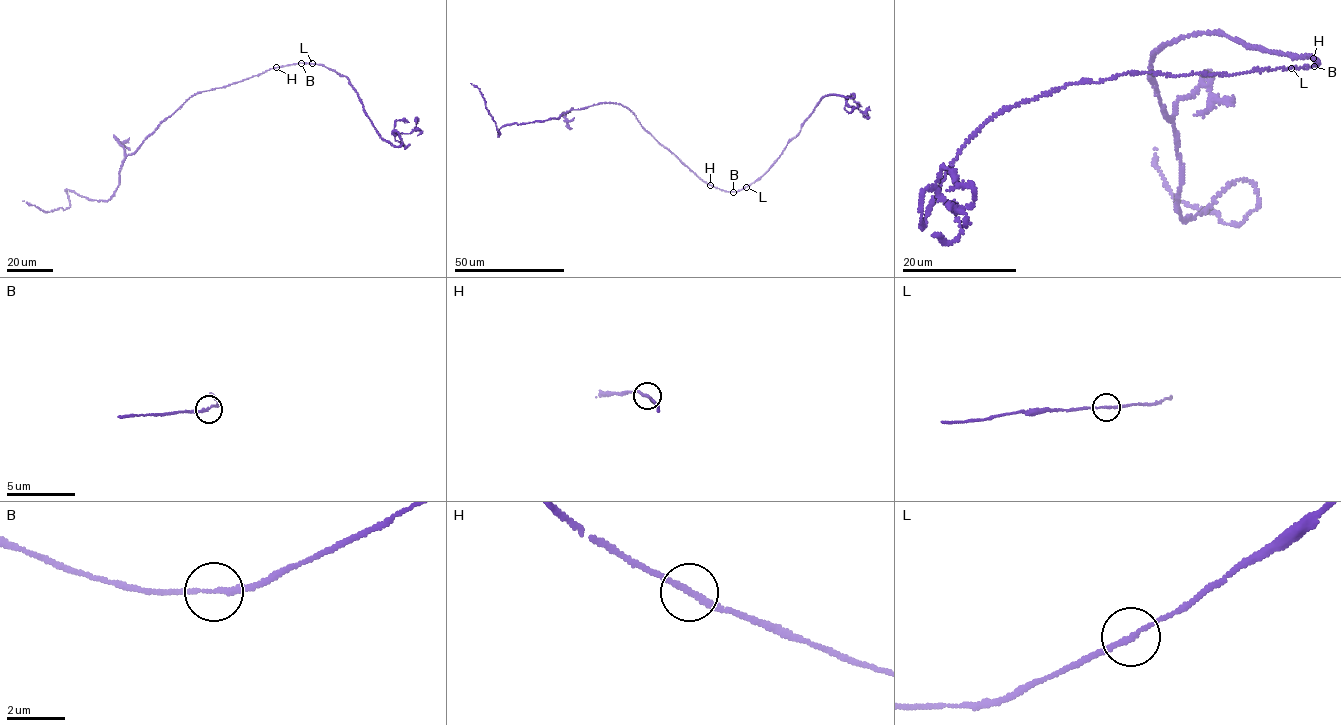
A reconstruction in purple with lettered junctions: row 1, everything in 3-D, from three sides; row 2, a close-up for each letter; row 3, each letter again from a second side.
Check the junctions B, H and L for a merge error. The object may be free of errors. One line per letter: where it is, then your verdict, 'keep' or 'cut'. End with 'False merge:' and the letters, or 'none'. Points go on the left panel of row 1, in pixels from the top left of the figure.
B: at (301, 63); keep
H: at (276, 67); keep
L: at (312, 63); keep
False merge: none

